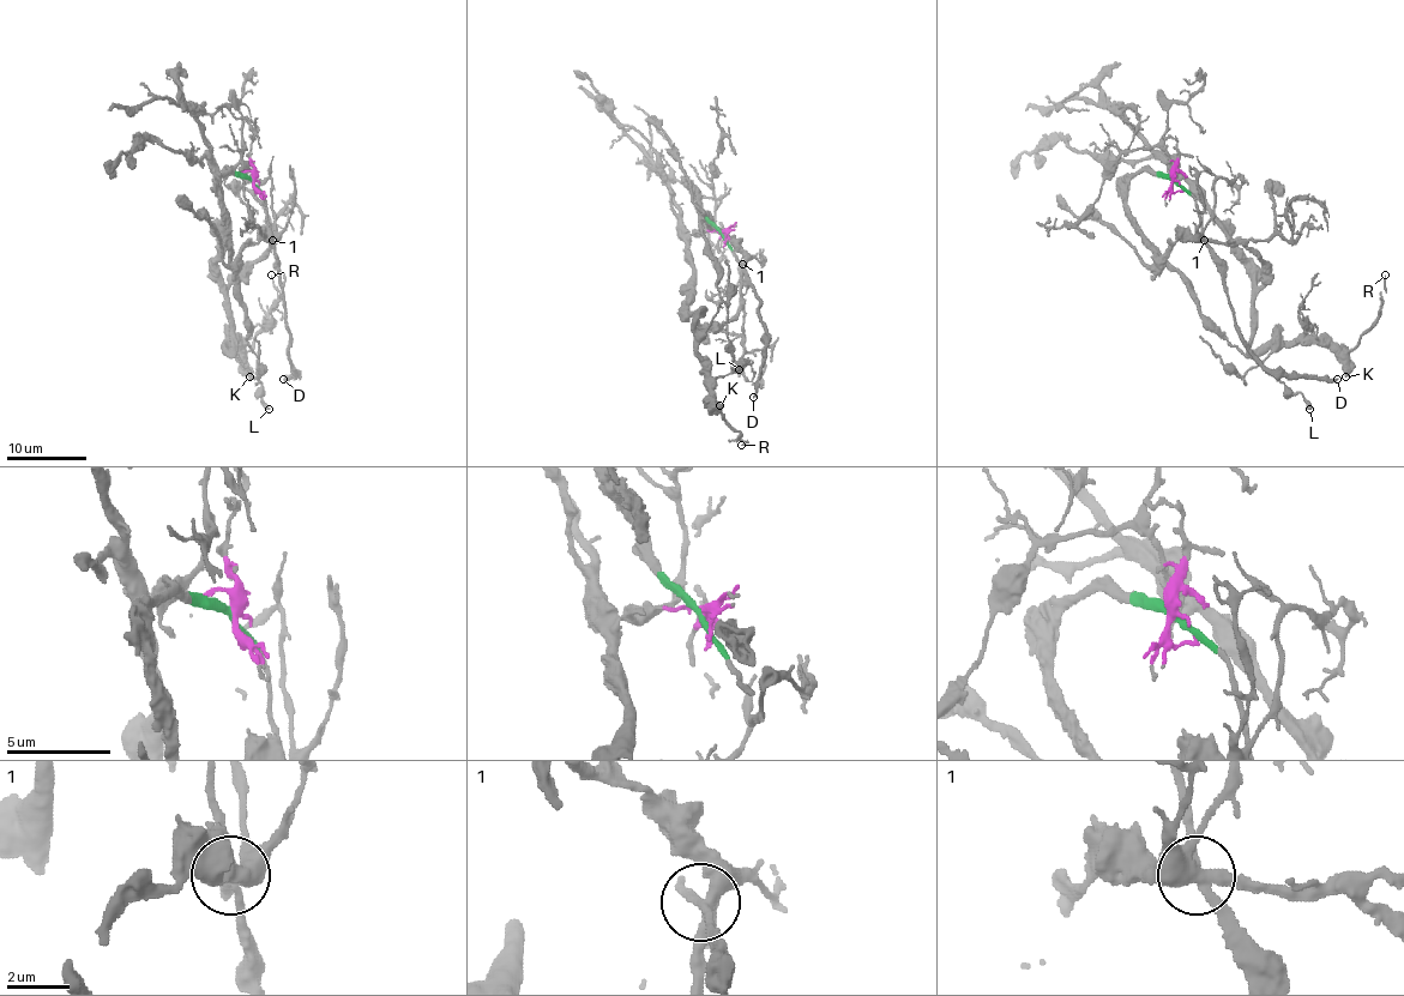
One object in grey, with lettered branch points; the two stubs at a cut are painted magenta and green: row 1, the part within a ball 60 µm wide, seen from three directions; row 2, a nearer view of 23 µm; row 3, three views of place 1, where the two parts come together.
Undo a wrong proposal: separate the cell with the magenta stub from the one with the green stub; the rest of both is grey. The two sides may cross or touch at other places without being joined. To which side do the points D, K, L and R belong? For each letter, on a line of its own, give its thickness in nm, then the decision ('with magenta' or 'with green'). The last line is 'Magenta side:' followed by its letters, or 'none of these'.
D: 240 nm thick; with green
K: 600 nm thick; with magenta
L: 420 nm thick; with green
R: 120 nm thick; with magenta
Magenta side: K, R

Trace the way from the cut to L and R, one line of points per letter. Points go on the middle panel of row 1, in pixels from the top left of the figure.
L: (722, 234), (705, 215), (692, 187), (699, 234), (713, 258), (717, 289), (728, 309), (731, 363), (740, 369)
R: (722, 234), (696, 234), (690, 243), (687, 308), (702, 312), (698, 357), (710, 402), (748, 440), (742, 444)

